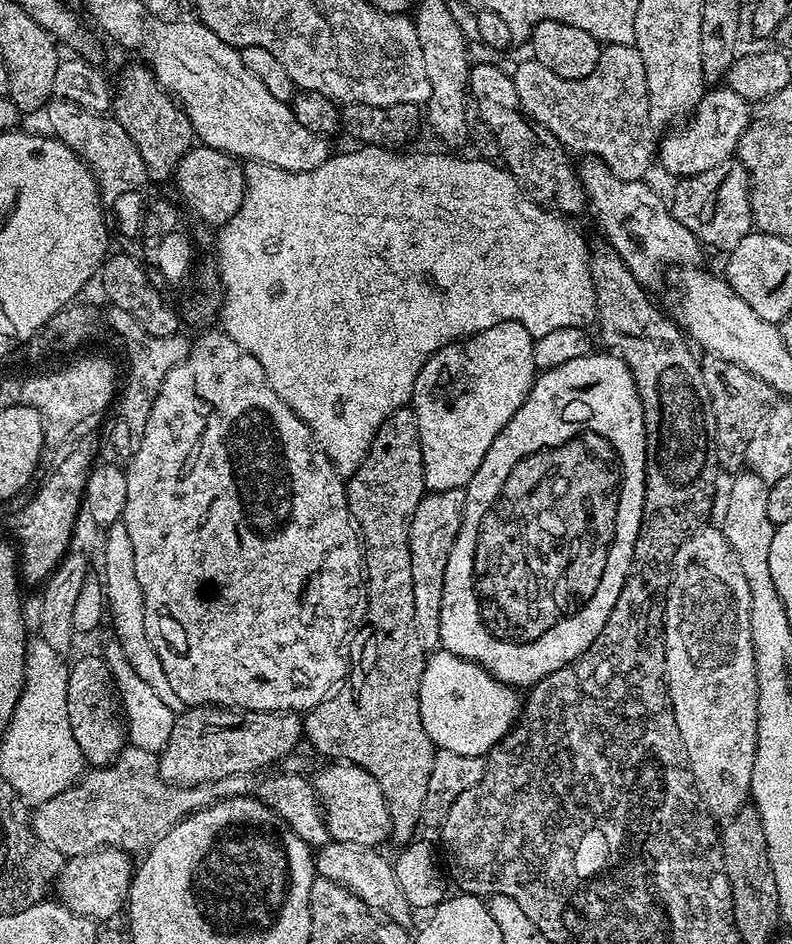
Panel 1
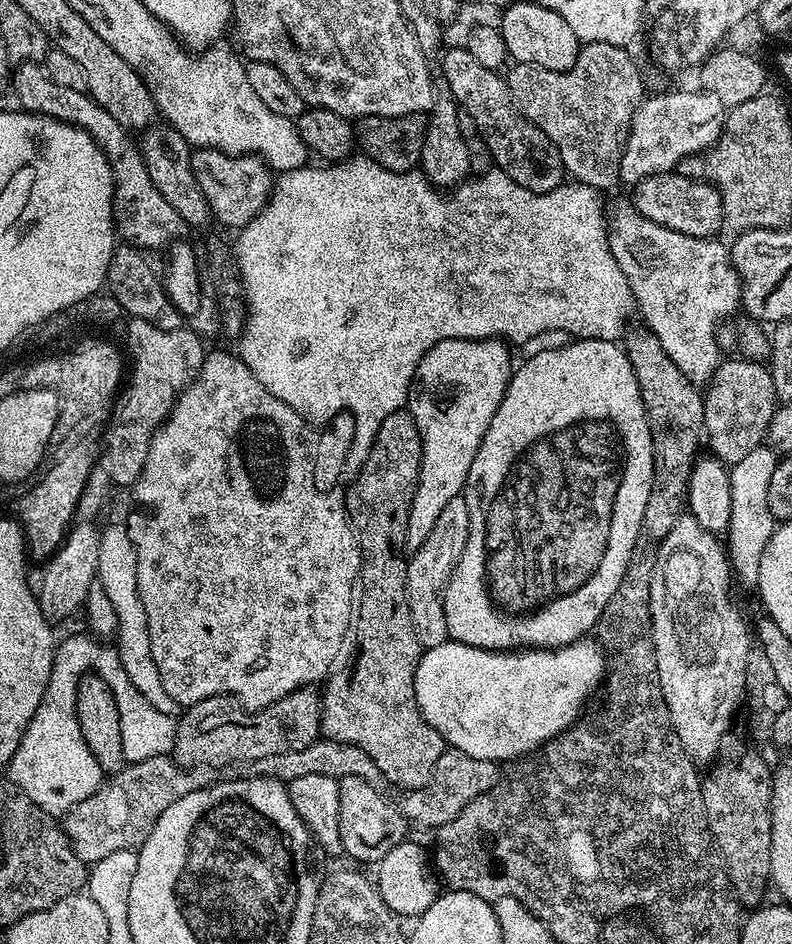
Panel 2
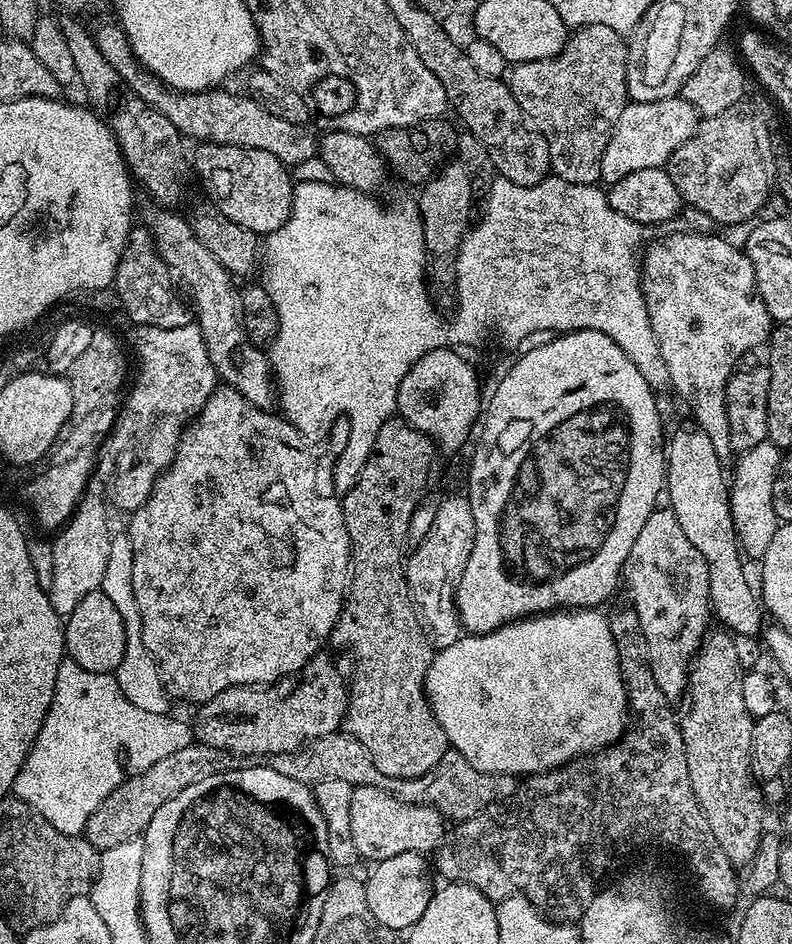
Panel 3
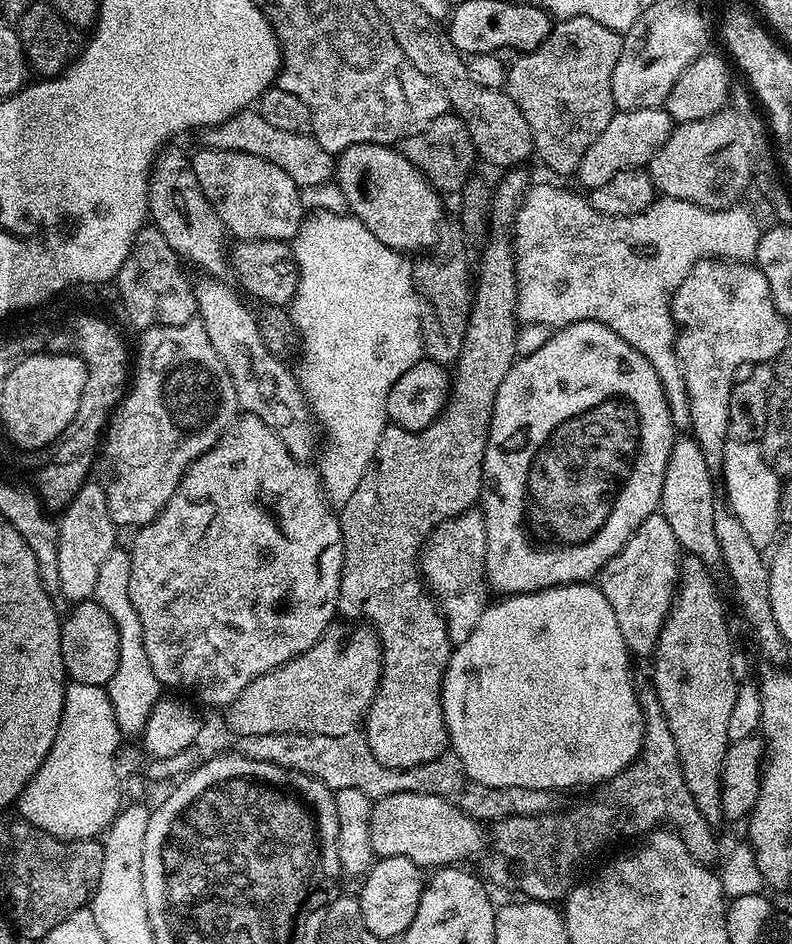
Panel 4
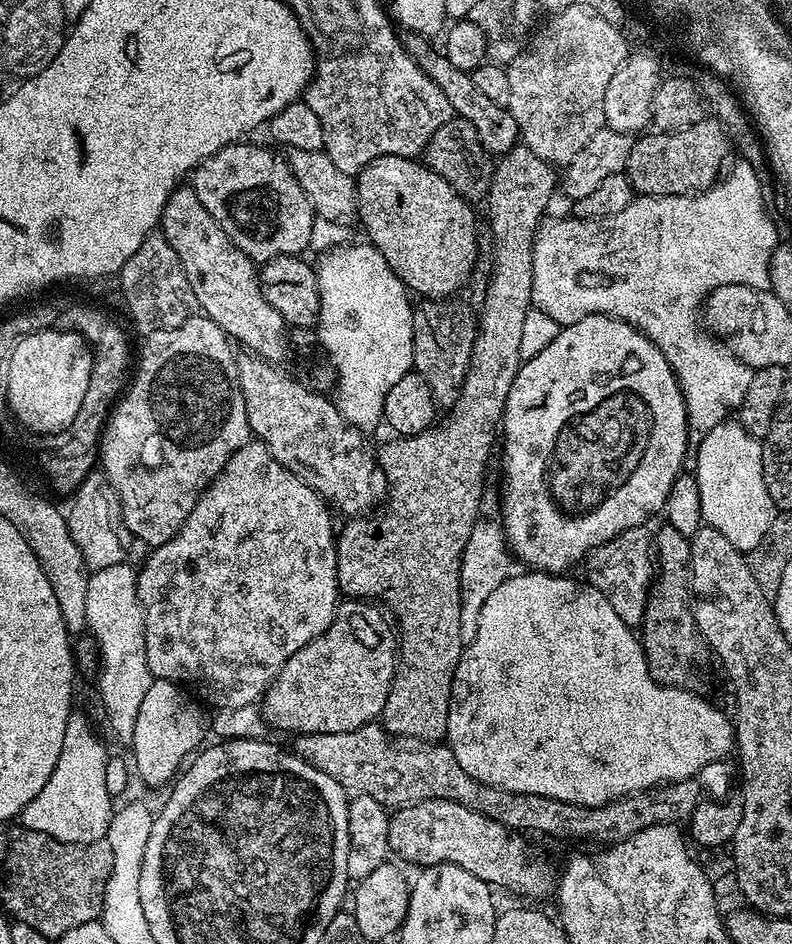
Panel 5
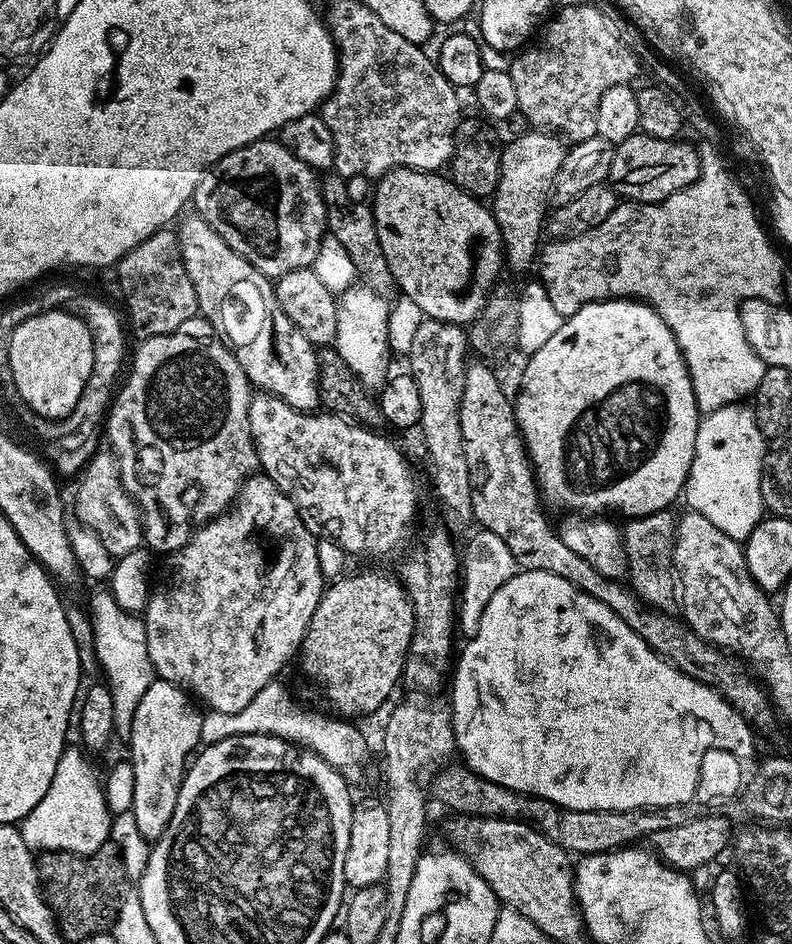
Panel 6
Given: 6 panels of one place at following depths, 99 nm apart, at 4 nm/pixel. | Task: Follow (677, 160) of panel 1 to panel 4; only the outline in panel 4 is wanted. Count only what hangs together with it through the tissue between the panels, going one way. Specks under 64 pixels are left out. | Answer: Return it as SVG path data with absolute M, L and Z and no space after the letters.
M663 107L635 108L629 112L617 111L610 118L606 130L598 134L598 142L582 154L582 162L576 168L575 179L580 179L580 184L585 190L591 190L598 186L606 186L614 174L618 174L627 168L640 168L647 165L655 156L656 151L670 138L674 127L672 116Z

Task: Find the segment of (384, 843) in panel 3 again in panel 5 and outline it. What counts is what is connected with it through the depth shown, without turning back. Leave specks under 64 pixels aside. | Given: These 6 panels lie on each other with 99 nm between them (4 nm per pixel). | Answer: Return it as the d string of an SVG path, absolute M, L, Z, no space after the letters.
M423 800L417 804L407 804L405 808L395 809L388 821L388 847L404 860L409 860L416 866L429 864L453 864L462 866L462 870L470 870L474 878L482 878L489 886L497 889L505 888L516 896L529 896L529 901L540 902L543 896L551 897L558 884L558 876L548 865L544 856L539 856L528 844L521 833L502 826L502 822L494 822L494 818L486 818L486 814L470 810L458 802L449 800Z

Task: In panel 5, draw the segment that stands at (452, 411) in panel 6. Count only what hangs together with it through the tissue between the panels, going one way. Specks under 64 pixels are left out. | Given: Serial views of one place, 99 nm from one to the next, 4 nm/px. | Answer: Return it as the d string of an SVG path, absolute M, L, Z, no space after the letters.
M456 298L421 299L419 303L412 313L412 366L424 379L426 386L430 386L437 405L447 410L458 398L468 373L478 320L473 309Z

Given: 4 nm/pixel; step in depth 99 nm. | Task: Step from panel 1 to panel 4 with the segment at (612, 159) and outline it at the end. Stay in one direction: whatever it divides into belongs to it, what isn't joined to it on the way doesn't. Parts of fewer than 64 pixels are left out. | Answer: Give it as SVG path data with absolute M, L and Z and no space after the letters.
M575 16L569 20L553 23L547 38L536 49L517 55L517 60L508 68L506 91L508 97L522 110L522 118L532 131L532 146L535 155L552 172L561 172L571 177L582 162L582 154L598 142L598 134L606 130L610 118L618 109L612 93L614 66L621 50L621 33L594 22L594 18Z

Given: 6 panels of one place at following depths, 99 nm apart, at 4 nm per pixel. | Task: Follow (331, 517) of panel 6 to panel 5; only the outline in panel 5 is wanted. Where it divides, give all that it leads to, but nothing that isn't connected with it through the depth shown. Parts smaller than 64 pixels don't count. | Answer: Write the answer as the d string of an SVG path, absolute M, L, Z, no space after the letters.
M255 354L243 355L236 356L236 381L246 402L249 433L267 446L282 467L293 472L298 479L305 480L337 513L345 512L345 517L355 518L375 509L385 499L388 483L373 449L371 452L364 441L365 433L346 423L327 395L312 392L295 375L287 376L271 360L263 360Z

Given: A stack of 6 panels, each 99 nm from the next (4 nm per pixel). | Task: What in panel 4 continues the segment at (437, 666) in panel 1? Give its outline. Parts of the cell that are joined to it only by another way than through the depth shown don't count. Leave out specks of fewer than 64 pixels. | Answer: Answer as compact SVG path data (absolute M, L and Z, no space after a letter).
M592 582L563 584L557 588L543 588L541 592L506 596L497 601L497 604L489 603L485 607L482 618L478 618L478 626L474 626L474 634L470 634L466 642L453 647L452 656L448 659L444 671L444 680L440 684L442 710L448 727L450 748L462 762L464 773L474 782L487 788L522 786L530 790L550 792L582 784L598 786L628 768L639 755L640 747L644 745L644 716L636 697L637 685L632 684L628 647L622 638L622 630L618 630L618 618L614 618L614 610L610 602L606 602L600 587Z

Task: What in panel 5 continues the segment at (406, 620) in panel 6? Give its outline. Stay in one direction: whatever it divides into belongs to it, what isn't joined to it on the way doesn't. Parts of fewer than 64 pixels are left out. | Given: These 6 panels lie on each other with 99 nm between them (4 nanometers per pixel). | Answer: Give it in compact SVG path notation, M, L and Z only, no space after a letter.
M360 598L345 599L328 629L282 666L262 697L264 723L269 729L291 734L342 734L373 723L383 713L396 673L398 633L393 621L372 604Z

